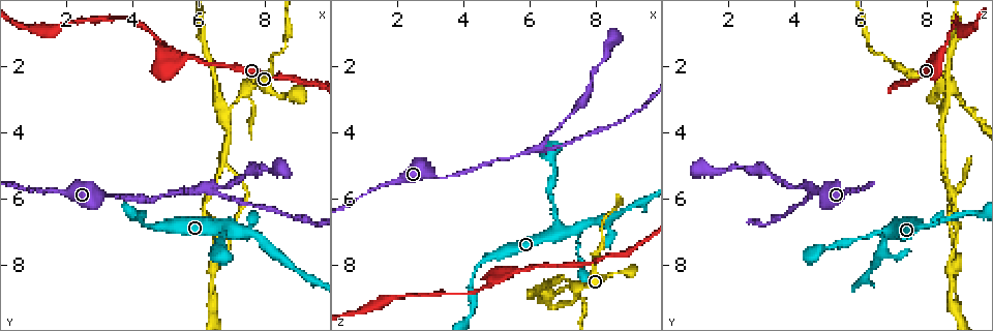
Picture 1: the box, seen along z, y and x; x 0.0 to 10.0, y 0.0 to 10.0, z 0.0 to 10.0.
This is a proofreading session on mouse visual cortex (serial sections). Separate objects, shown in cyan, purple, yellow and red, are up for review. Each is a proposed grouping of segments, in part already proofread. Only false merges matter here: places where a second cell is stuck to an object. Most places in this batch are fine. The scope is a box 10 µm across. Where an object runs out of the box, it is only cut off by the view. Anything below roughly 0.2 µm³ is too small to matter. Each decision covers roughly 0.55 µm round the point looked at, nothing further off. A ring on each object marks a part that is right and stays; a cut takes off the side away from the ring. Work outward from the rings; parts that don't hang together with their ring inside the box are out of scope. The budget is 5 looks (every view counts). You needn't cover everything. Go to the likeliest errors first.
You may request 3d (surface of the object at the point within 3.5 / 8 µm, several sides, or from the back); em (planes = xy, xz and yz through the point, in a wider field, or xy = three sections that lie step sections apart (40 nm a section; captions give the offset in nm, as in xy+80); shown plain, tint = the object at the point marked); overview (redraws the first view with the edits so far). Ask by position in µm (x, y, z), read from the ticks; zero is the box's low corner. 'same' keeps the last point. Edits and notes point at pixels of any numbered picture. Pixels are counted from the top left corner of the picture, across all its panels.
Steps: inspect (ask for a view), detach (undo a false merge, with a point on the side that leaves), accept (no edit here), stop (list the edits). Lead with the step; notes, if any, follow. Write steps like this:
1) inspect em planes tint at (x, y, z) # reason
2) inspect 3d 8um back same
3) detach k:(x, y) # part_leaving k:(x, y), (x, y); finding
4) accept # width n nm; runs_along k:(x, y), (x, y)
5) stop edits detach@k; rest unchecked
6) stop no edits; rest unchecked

inspect 3d 3.5um back at (6.30, 5.60, 4.55) # side arm on a straight run

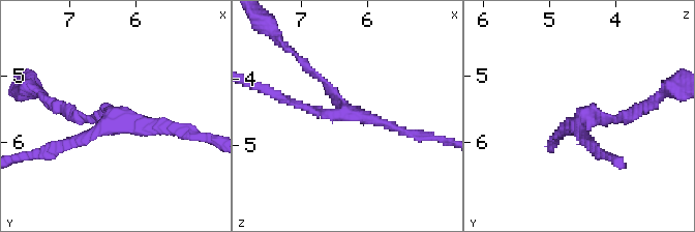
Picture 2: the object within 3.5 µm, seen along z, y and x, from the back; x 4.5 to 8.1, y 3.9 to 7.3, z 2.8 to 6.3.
inspect em xy step 2 tint at (6.30, 5.60, 4.50)

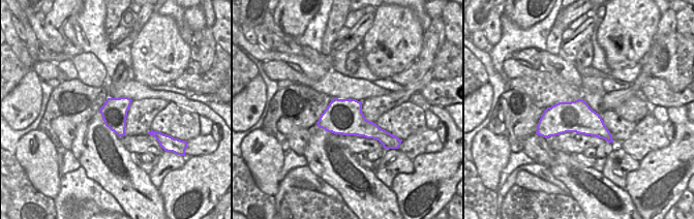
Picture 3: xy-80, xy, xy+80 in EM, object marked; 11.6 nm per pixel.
accept # width 420 nm; runs_along 2:(413, 134), (353, 115), (302, 62); continuous, no second cell

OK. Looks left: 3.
inspect em planes tint at (4.85, 1.45, 8.50) # calibre changes

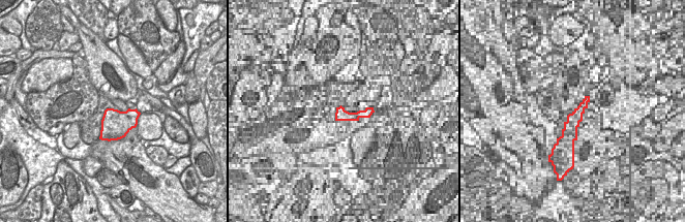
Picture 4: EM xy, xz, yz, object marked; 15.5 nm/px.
inspect 3d 3.5um same

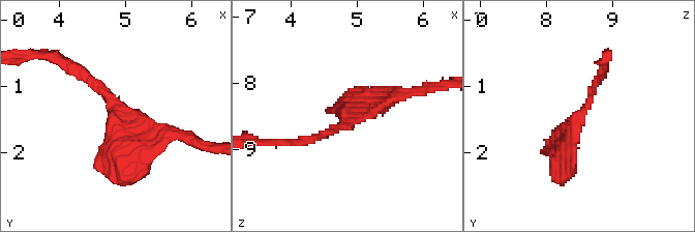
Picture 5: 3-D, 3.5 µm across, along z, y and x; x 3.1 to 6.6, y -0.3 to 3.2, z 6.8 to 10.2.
accept # runs_along 5:(396, 94), (307, 140); continuous, no second cell

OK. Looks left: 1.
stop no edits; rest unchecked

